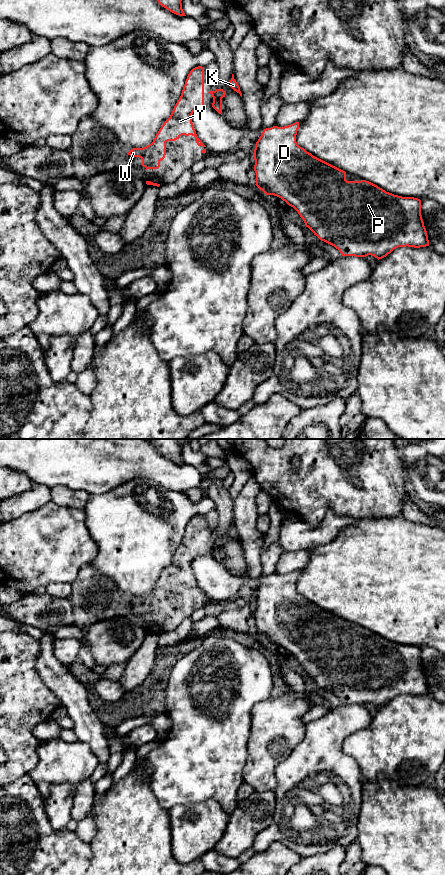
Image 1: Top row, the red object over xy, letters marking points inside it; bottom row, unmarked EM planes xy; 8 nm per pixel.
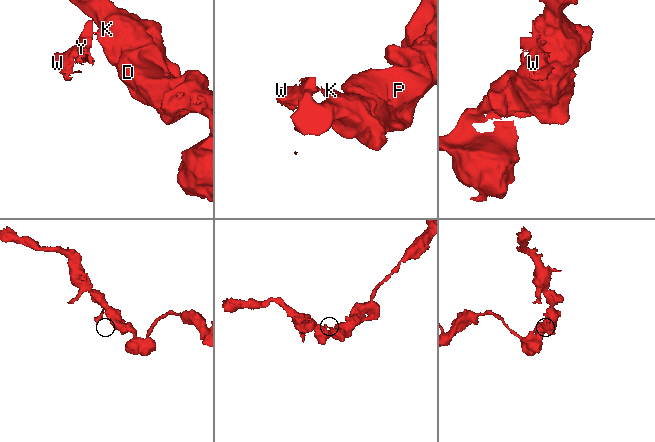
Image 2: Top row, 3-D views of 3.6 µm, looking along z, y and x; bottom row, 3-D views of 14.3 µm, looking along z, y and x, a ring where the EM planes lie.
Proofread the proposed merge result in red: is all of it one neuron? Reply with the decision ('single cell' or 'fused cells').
fused cells

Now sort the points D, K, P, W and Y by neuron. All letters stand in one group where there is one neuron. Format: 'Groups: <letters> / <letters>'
Groups: D K P / W Y

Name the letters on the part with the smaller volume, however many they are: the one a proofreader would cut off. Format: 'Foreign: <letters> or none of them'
Foreign: W, Y

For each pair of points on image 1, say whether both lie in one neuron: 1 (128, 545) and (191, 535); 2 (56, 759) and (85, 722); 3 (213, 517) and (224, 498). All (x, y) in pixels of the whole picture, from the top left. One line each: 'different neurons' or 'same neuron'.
1: different neurons
2: different neurons
3: different neurons

